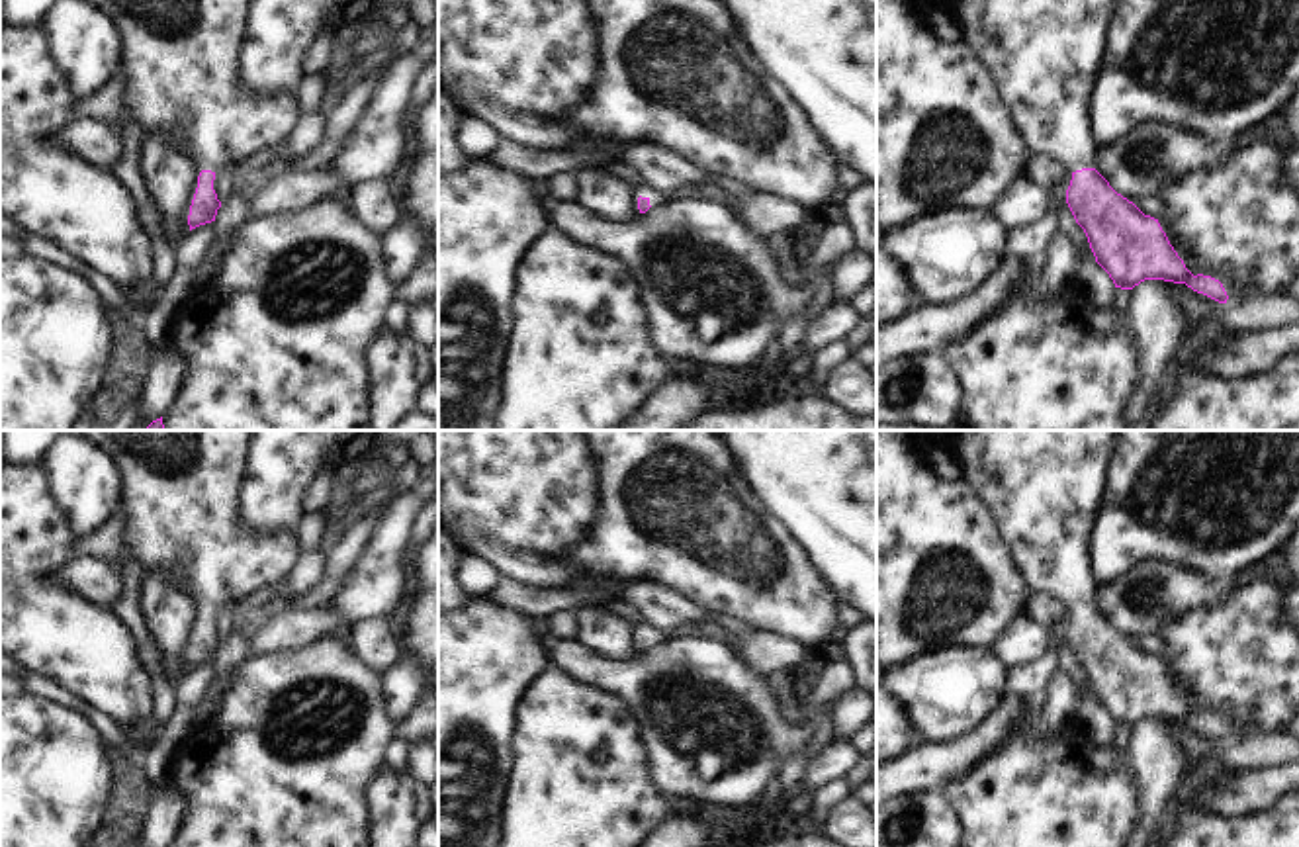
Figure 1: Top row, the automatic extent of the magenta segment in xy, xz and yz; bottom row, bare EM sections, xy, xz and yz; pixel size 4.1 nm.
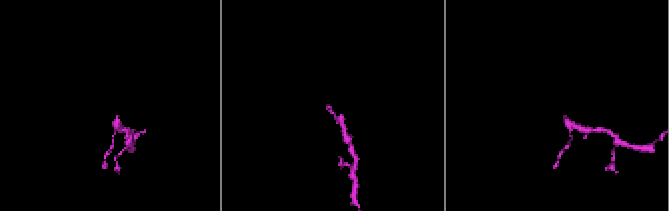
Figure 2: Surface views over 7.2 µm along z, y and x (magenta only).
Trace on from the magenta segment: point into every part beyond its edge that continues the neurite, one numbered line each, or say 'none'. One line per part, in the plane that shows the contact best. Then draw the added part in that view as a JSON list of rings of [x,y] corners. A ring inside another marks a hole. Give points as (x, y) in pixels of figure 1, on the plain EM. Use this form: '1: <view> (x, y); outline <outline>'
1: yz (1043, 490); outline [[[923,430],[953,450],[1023,581],[1070,610],[1096,606],[1090,538],[1121,430]]]

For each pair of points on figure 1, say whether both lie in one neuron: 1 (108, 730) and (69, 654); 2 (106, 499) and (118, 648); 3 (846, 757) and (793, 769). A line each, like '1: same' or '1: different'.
1: different
2: different
3: different

